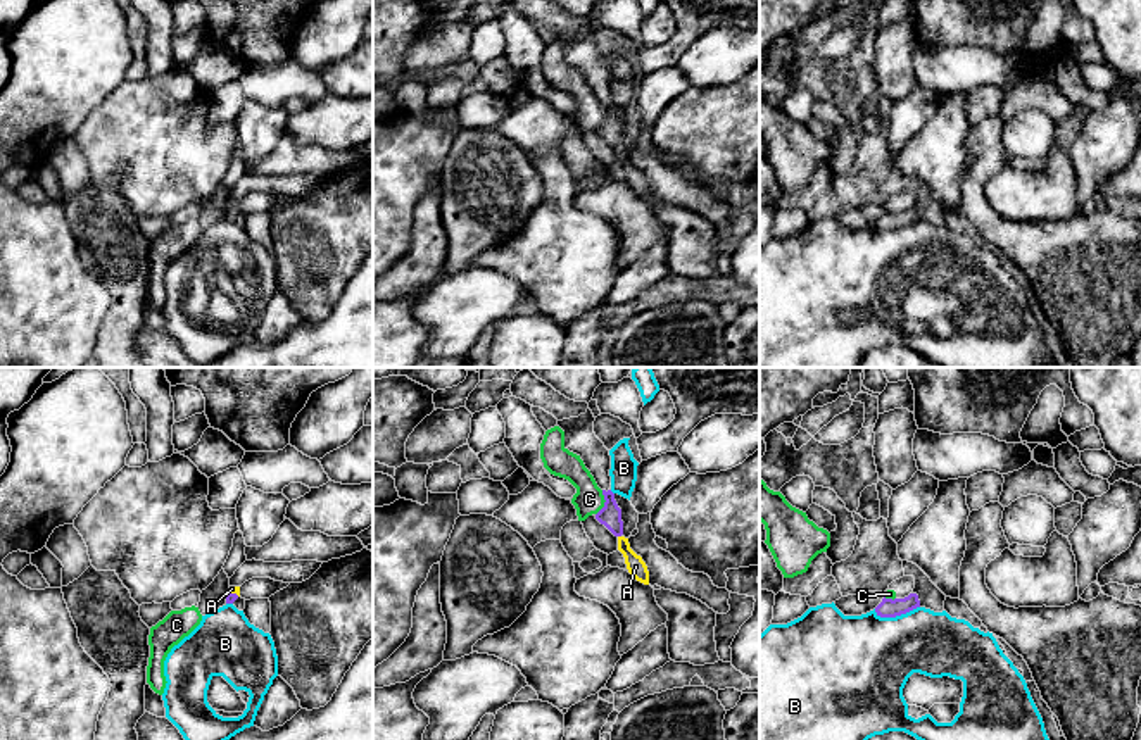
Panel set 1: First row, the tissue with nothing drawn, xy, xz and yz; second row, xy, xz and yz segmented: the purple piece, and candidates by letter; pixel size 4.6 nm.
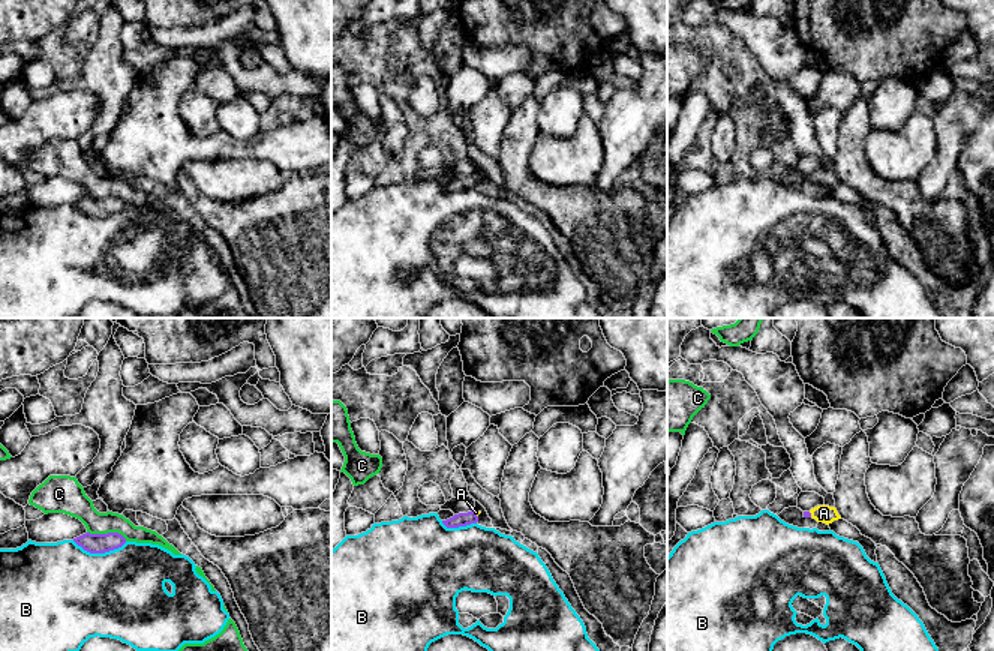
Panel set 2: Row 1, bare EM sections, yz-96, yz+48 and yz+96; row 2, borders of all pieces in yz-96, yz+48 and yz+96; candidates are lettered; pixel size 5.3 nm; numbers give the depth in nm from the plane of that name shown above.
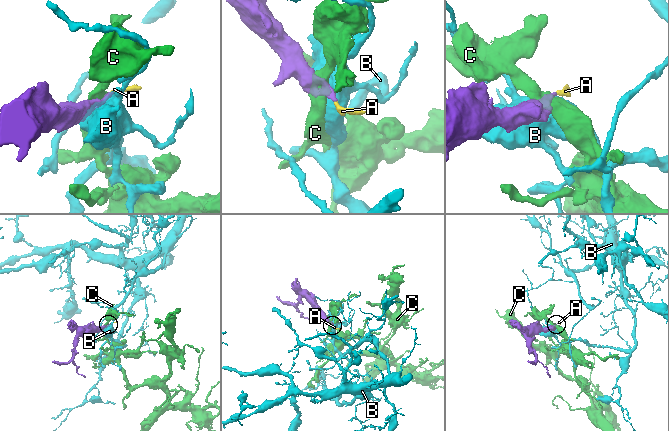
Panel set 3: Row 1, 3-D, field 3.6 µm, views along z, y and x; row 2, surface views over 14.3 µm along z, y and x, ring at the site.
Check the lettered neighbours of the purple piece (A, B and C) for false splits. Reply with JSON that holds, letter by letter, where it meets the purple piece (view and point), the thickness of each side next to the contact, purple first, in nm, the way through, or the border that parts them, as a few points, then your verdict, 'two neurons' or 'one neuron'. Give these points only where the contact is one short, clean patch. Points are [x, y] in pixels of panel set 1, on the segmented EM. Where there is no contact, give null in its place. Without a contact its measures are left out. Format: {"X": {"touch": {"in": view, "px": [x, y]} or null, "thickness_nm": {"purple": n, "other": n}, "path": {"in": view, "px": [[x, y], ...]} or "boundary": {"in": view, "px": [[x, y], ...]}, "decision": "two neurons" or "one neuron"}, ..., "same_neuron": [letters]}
{"A": {"touch": {"in": "xy", "px": [233, 594]}, "thickness_nm": {"purple": 50, "other": 30}, "path": {"in": "xy", "px": [[230, 597], [233, 594], [232, 589]]}, "decision": "one neuron"}, "B": {"touch": {"in": "yz", "px": [896, 614]}, "thickness_nm": {"purple": 90, "other": 420}, "decision": "two neurons"}, "C": {"touch": {"in": "xz", "px": [605, 502]}, "thickness_nm": {"purple": 100, "other": 140}, "decision": "two neurons"}, "same_neuron": ["A"]}

